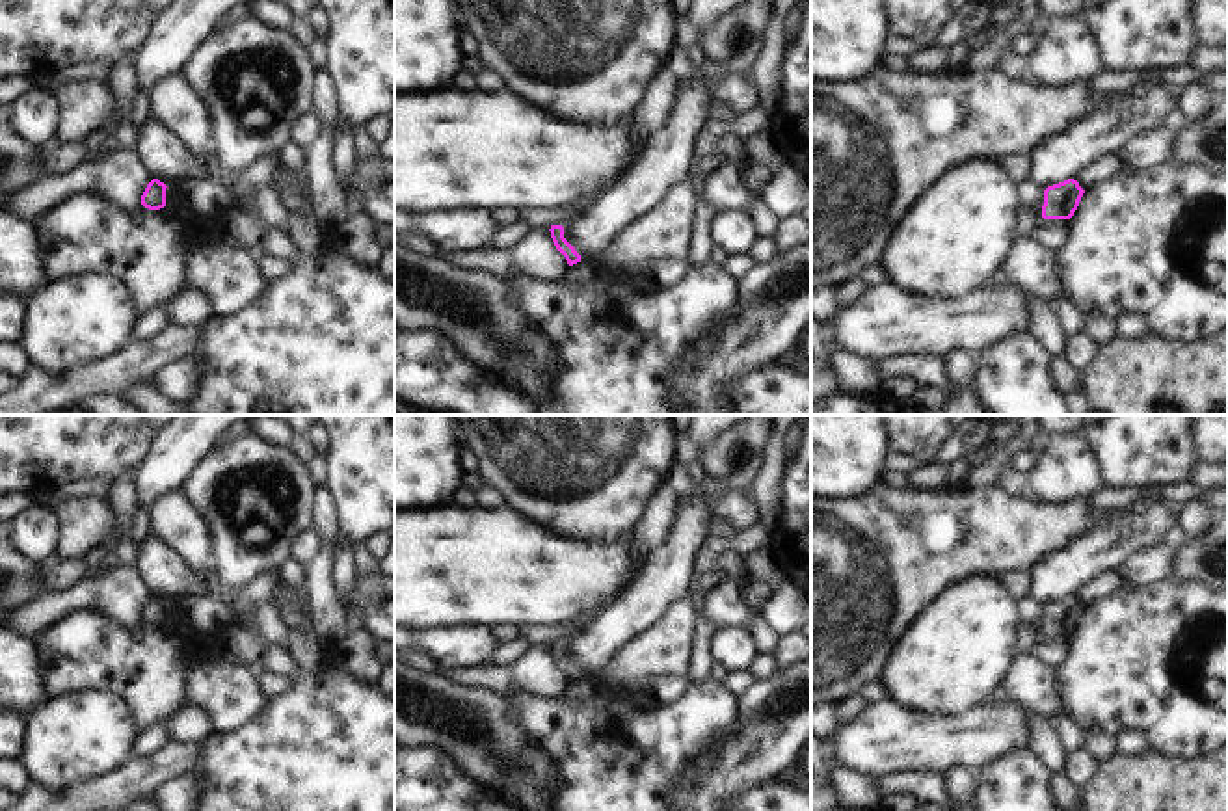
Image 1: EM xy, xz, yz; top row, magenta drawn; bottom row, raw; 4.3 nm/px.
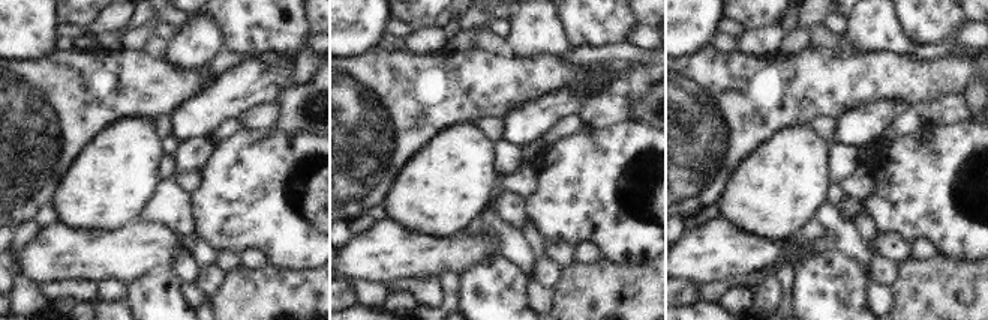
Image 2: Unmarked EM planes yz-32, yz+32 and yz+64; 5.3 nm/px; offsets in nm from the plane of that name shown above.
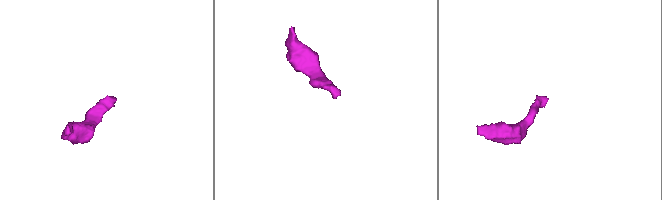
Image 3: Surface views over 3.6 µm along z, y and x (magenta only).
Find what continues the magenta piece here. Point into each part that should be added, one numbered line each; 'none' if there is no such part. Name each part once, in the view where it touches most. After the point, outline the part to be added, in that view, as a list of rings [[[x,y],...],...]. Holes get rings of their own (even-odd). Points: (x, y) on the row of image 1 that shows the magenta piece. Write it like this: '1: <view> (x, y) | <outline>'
none

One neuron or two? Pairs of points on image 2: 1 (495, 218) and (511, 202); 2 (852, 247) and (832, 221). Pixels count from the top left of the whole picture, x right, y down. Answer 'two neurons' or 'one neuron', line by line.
1: two neurons
2: one neuron

